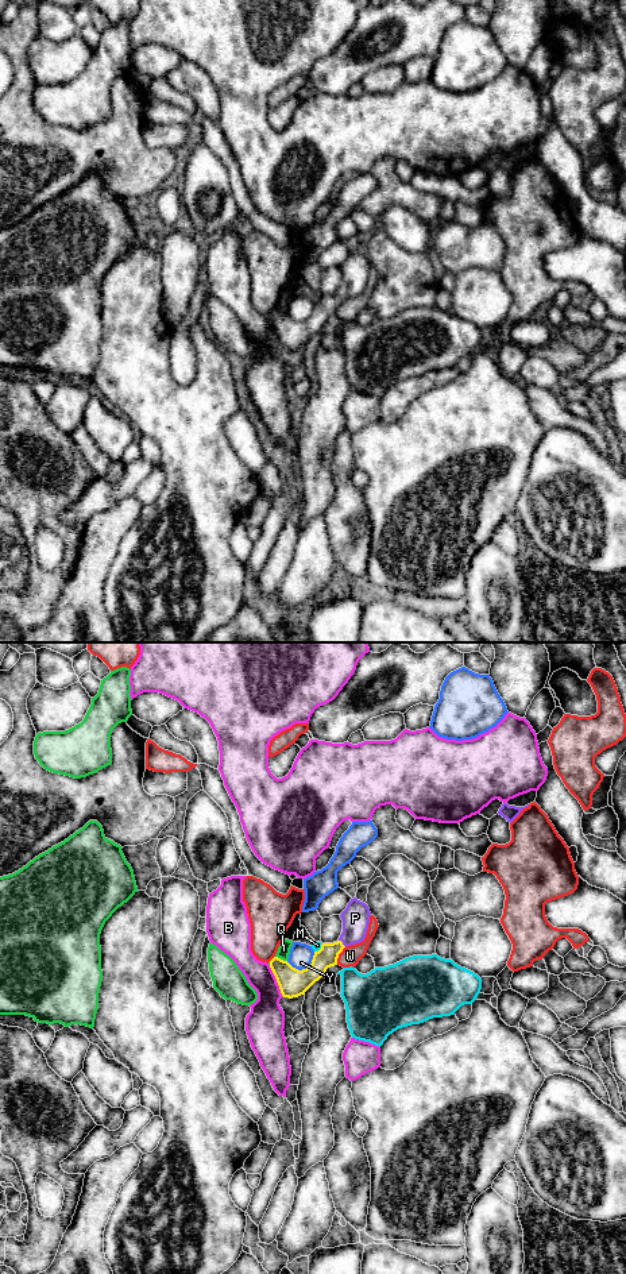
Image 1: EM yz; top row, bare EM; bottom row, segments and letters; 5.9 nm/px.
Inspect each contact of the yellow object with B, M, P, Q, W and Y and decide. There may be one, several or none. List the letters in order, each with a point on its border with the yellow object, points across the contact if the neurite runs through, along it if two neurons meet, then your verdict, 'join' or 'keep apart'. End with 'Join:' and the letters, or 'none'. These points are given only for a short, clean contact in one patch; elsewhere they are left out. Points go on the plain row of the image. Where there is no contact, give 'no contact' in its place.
B: yz (277, 334) | keep apart
M: yz (320, 301) | keep apart
P: yz (342, 296) | across yz (327, 308), (342, 296), (354, 284), (355, 270) | join
Q: yz (279, 311) | keep apart
W: yz (337, 308) | keep apart
Y: yz (304, 321) | keep apart
Join: P

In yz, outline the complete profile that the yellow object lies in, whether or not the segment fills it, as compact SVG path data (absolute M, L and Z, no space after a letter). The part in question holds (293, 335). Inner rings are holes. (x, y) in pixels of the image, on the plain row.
M356 250L351 251L347 260L340 267L343 273L343 285L339 293L333 296L322 296L321 301L314 304L312 316L306 321L298 323L287 313L274 309L270 313L270 320L277 331L282 348L293 351L305 347L305 344L322 329L328 320L337 317L339 306L344 300L363 294L367 287L370 269L371 265L366 255L358 252Z

